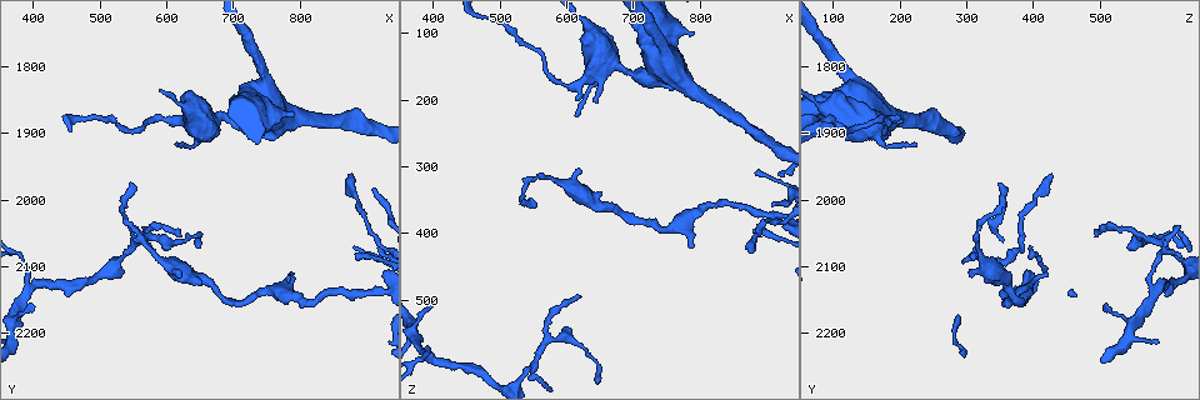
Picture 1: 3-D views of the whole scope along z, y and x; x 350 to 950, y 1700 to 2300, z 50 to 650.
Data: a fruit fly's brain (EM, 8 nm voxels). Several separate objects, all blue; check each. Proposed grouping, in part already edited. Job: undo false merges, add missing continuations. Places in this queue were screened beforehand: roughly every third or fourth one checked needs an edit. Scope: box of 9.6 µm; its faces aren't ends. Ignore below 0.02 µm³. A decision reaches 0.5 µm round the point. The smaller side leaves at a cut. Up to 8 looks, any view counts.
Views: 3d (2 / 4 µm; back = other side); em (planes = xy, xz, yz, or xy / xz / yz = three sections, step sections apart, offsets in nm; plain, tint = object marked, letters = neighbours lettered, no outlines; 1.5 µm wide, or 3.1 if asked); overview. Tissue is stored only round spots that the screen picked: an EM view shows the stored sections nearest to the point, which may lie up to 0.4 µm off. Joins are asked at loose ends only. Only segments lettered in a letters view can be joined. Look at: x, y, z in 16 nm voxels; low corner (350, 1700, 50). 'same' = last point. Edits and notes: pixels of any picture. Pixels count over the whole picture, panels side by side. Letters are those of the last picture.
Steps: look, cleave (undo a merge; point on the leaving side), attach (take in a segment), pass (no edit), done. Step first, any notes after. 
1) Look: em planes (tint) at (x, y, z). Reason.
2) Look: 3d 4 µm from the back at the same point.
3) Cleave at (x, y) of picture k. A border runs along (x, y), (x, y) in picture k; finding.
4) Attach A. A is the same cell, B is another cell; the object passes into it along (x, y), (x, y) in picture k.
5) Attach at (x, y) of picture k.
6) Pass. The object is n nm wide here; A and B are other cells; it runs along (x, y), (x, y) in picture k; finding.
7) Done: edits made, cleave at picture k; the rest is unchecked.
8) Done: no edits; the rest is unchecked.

Look: em planes (letters) at (785, 2115, 420). Free end.

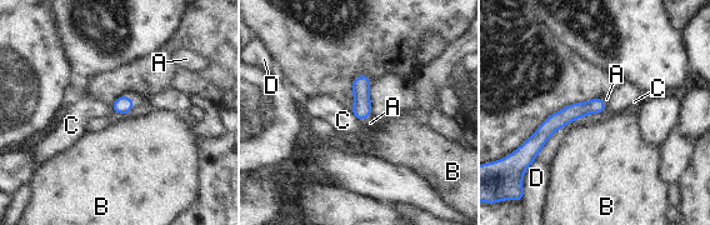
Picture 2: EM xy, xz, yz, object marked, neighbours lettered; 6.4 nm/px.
Attach at (370, 123) of picture 2. A is the same cell, B, C and D are other cells; it goes on there.

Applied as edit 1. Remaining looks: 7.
Look: em xz step 8 (letters) at (625, 2055, 495). Free end.

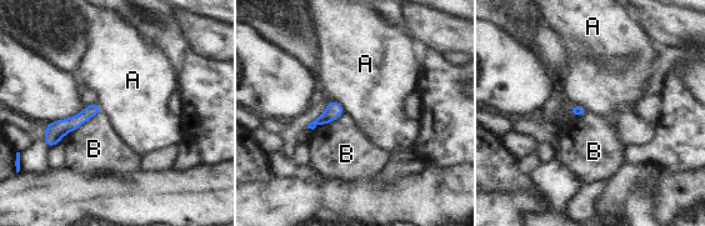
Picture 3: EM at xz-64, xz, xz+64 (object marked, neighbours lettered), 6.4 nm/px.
Look: em planes (letters) at the same point.

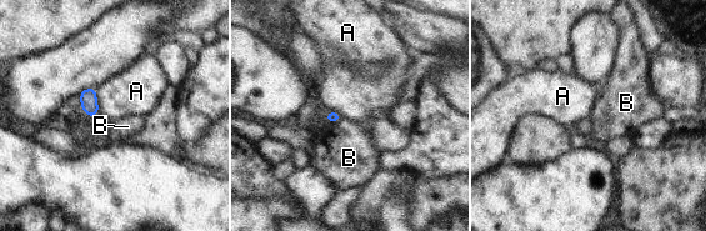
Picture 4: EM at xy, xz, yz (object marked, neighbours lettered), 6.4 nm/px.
Pass. A and B are other cells; a border runs along (95, 89), (100, 113) in picture 4; no lettered segment goes on from it.

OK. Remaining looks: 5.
Look: em yz step 4 (tint) at (615, 1880, 180). Thick turns thin.

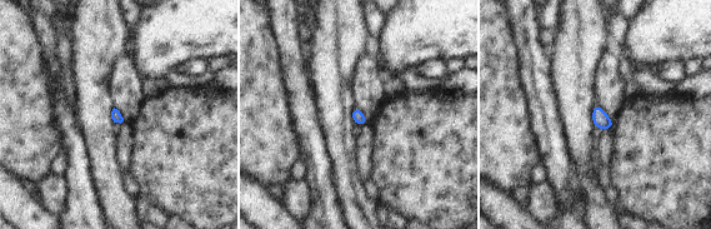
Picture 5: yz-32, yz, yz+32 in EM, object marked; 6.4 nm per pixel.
Look: em planes (letters) at the same point. Cut it another way.

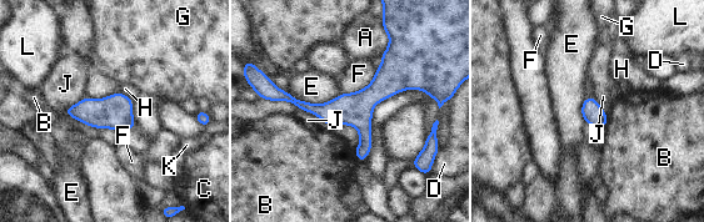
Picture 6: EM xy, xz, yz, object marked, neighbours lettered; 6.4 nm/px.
Pass. A, B, C, D, E, F, G, H, J, K and L are other cells; a border runs along (119, 91), (133, 100) in picture 6; one neuron here.

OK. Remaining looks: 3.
Done: edits made, attach at picture 2; the rest is unchecked.

